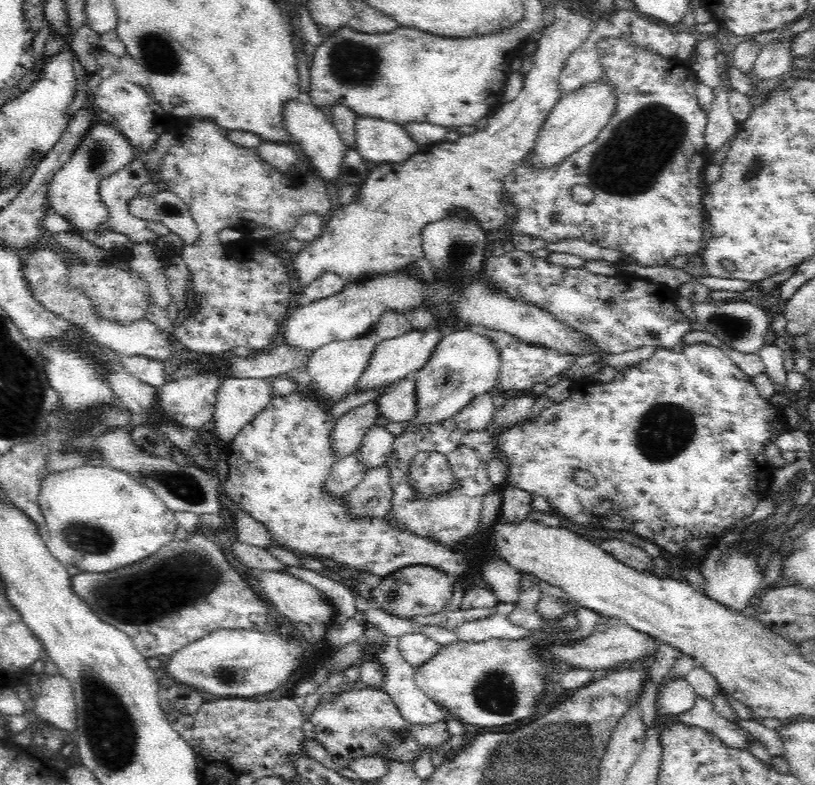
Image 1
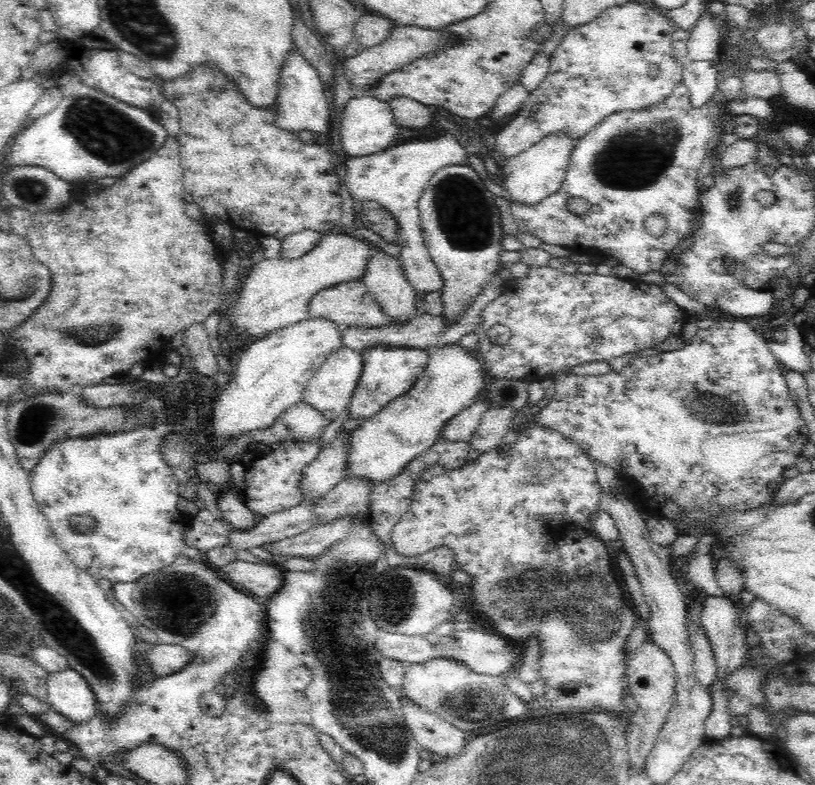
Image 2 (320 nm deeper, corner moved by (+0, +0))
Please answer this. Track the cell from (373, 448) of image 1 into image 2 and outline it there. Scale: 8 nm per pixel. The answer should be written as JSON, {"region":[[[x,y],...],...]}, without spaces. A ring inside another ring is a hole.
{"region":[[[344,479],[336,484],[332,491],[317,500],[313,510],[317,516],[317,524],[328,524],[336,518],[356,514],[367,517],[372,486],[370,481],[360,479]]]}

